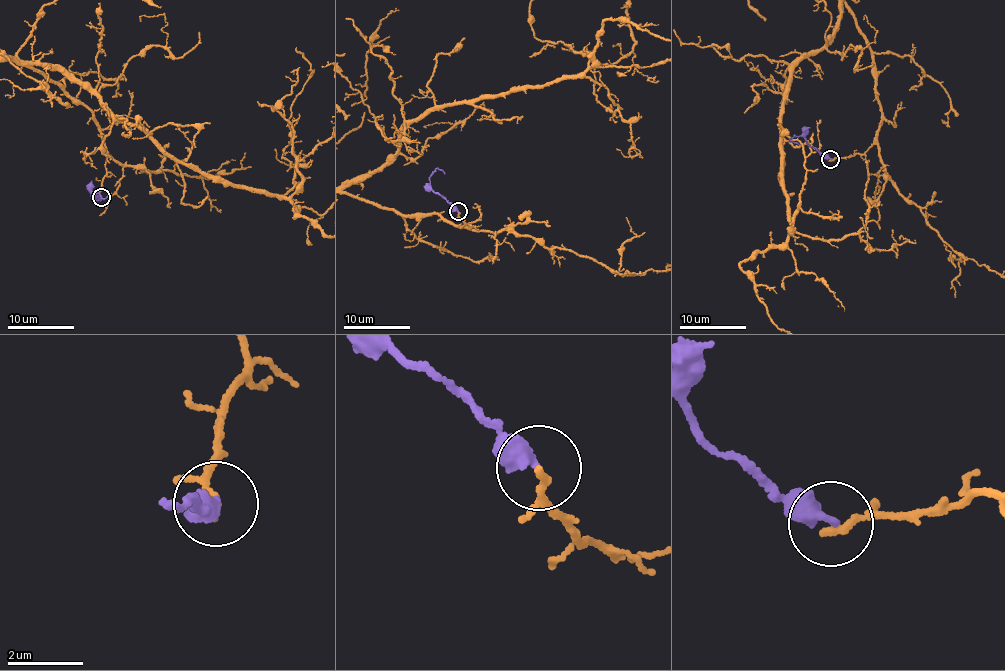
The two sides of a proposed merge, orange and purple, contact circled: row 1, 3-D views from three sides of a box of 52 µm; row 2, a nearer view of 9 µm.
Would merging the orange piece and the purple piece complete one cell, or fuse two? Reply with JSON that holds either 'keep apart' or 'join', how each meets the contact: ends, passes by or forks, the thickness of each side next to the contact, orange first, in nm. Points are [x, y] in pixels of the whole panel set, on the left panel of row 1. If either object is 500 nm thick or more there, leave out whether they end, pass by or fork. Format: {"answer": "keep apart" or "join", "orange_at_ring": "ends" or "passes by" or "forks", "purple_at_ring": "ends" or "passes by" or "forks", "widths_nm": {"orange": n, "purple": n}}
{"answer": "keep apart", "orange_at_ring": "passes by", "purple_at_ring": "ends", "widths_nm": {"orange": 140, "purple": 440}}

